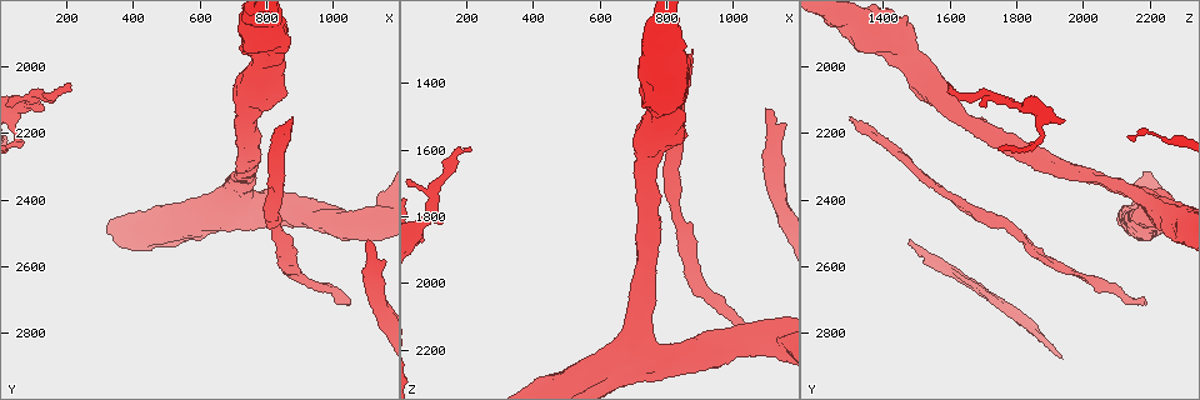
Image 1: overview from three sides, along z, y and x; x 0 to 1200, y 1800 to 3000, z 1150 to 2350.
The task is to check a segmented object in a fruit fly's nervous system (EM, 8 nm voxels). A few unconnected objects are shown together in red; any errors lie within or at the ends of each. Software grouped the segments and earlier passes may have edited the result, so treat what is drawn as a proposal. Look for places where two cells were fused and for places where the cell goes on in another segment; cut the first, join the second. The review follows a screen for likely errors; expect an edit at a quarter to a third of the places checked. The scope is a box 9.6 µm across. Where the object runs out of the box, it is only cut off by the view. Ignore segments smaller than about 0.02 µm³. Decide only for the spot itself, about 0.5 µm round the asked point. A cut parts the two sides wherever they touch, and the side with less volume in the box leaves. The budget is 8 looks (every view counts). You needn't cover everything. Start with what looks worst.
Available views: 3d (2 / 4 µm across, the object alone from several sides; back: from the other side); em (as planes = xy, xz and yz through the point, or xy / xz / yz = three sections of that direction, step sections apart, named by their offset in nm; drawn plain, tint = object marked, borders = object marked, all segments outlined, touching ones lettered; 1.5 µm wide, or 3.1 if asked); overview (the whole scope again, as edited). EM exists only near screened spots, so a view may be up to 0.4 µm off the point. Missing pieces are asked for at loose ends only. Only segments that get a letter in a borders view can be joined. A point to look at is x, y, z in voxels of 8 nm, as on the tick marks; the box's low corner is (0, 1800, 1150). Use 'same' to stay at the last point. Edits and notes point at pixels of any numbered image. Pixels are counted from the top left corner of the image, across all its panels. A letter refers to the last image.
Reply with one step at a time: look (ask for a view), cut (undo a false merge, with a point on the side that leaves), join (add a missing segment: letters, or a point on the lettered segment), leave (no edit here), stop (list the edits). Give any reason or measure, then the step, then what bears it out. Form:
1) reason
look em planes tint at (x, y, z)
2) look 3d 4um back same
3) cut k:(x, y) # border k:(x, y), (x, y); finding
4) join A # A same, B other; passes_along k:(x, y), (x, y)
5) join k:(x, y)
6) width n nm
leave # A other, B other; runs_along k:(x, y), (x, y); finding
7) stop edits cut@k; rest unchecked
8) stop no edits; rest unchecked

branch stops here
look 3d 4um at (1090, 2530, 1480)

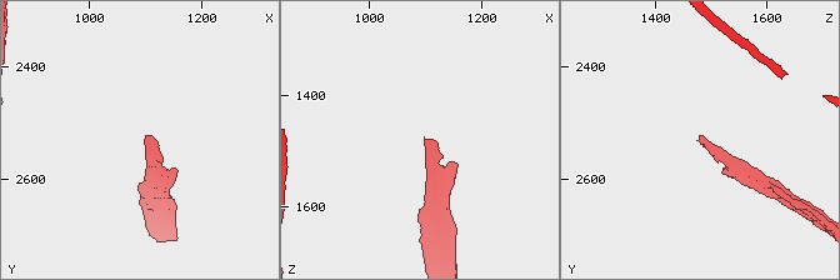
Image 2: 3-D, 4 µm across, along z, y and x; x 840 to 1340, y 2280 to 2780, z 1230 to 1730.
look em planes borders at (1100, 2525, 1480)

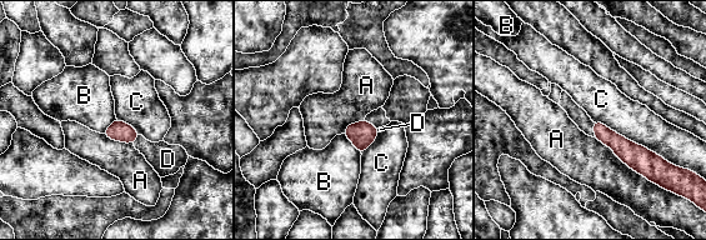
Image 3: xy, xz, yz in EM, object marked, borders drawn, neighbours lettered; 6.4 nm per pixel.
width 100 nm
join D # A other, B other, C other, D same; it goes on there

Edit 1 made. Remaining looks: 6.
an open end
look em yz step 4 borders at (870, 2160, 1300)

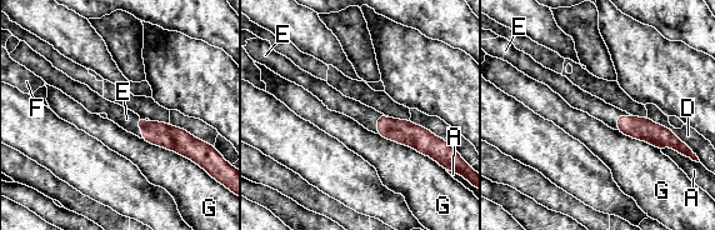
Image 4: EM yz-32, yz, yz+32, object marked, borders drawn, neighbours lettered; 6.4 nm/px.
join E # A other, D other, E same, F other, G other; passes_along 4:(644, 129), (618, 114), (581, 100); it goes on there

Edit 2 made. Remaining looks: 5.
look overview

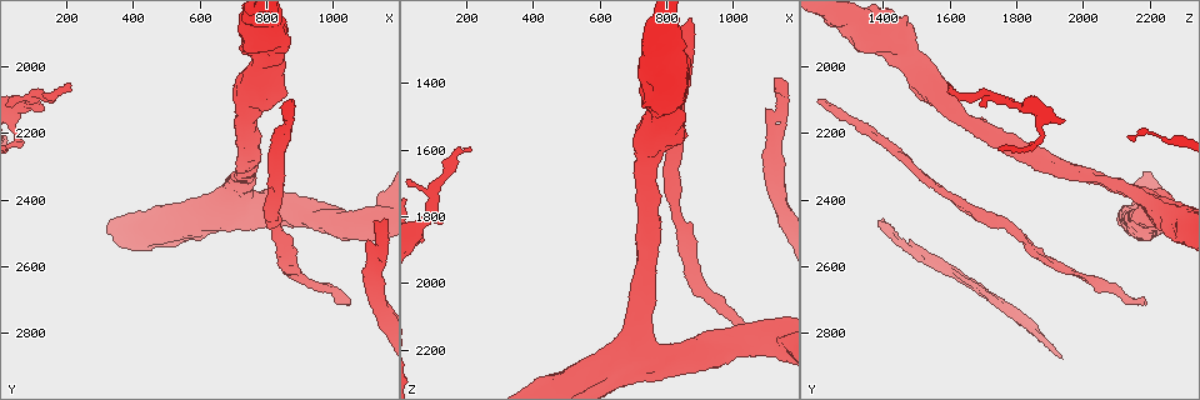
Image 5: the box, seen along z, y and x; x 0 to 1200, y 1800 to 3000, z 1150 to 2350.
thick end
look em xy step 8 plain at (710, 2480, 2260)

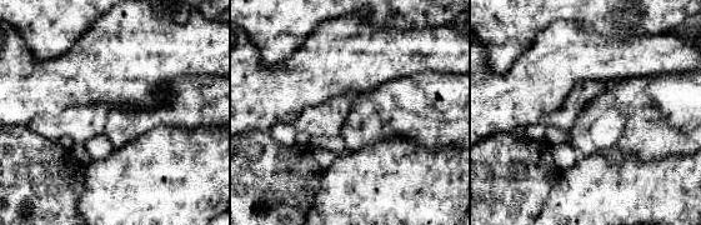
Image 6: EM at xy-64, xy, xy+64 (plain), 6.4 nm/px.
look em xy step 8 borders same

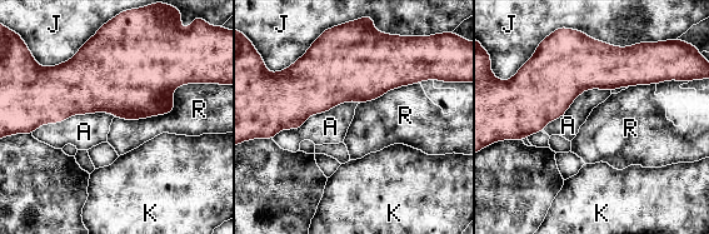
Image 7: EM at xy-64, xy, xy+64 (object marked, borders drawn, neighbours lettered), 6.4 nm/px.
leave # A other, J other, K other, R other; border 7:(193, 83), (169, 113), (114, 118); none of them fits

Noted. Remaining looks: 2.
stop edits join@3, join@4; rest unchecked

